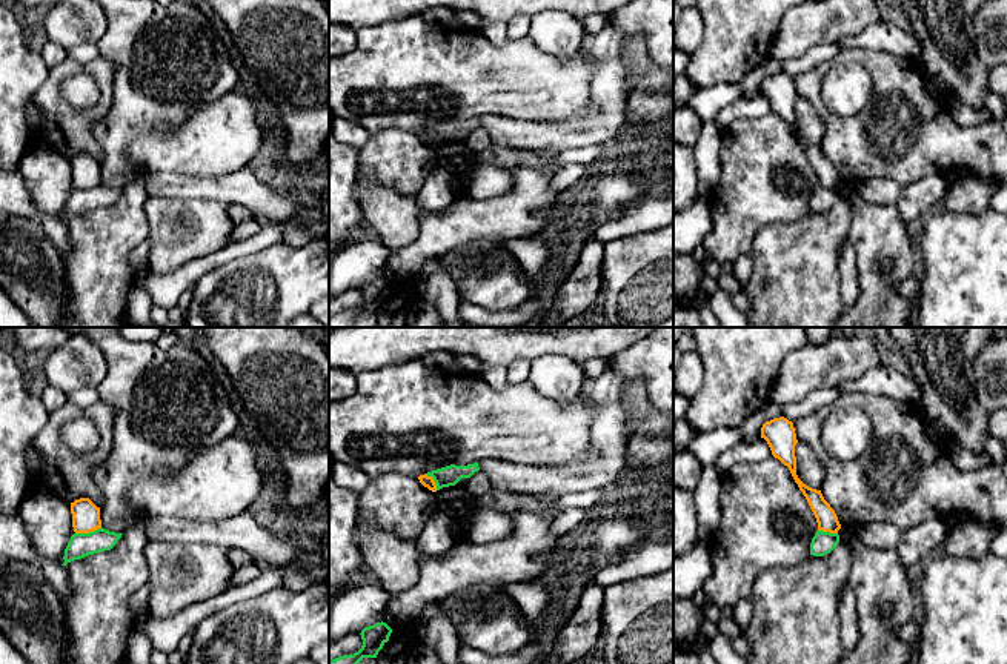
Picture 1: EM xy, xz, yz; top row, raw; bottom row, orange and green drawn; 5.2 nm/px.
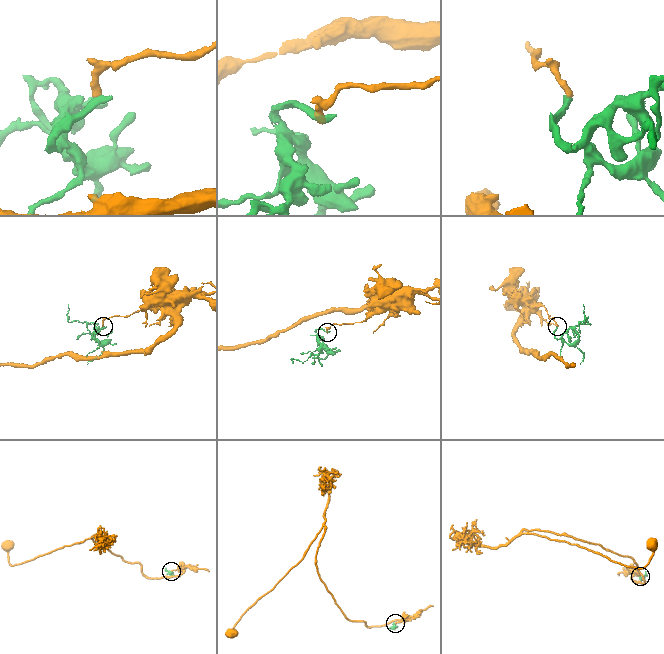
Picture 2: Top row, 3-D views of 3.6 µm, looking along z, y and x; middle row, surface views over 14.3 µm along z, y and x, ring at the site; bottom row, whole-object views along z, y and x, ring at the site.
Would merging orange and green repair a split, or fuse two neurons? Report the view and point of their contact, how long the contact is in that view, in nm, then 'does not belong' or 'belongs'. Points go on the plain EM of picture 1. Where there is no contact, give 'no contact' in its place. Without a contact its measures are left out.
xy (88, 188) | 140 nm | does not belong

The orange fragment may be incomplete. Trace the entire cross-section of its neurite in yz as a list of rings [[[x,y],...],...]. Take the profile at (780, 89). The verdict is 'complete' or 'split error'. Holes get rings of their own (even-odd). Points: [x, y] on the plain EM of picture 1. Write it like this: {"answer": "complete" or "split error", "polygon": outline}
{"answer": "complete", "polygon": [[[784,72],[766,77],[761,83],[764,94],[772,106],[772,111],[789,123],[795,138],[806,152],[818,178],[818,186],[838,189],[841,180],[835,166],[824,155],[821,146],[806,141],[796,131],[795,101],[798,98],[793,78]]]}

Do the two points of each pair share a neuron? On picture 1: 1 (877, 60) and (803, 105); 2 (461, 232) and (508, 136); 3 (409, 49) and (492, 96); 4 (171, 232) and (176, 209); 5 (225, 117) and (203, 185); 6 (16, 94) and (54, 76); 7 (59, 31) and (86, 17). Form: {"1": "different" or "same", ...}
{"1": "different", "2": "different", "3": "same", "4": "same", "5": "different", "6": "different", "7": "same"}

